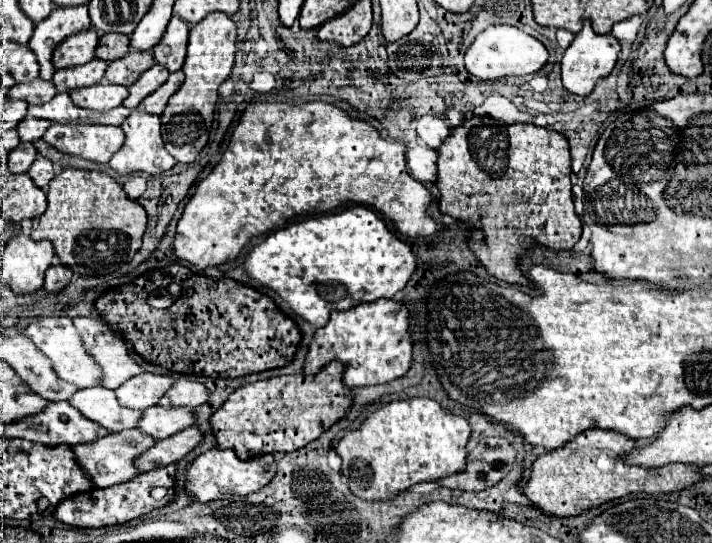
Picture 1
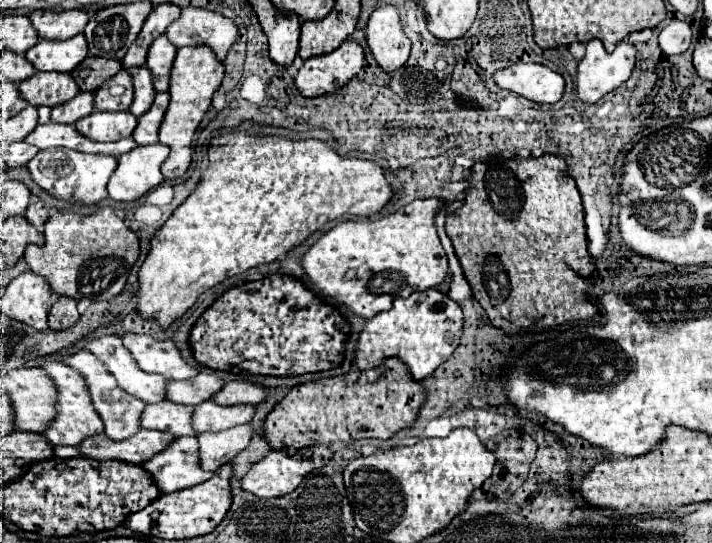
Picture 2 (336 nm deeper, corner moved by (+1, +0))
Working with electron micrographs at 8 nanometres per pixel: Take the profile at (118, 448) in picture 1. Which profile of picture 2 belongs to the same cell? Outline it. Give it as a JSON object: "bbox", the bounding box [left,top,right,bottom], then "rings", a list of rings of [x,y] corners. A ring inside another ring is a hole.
{"bbox":[141,436,213,494],"rings":[[[181,436],[165,452],[141,464],[163,494],[193,488],[213,476],[199,466],[199,442],[195,436]]]}

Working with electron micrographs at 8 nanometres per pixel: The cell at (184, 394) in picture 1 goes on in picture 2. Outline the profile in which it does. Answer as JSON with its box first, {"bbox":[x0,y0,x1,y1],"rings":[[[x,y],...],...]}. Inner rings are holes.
{"bbox":[213,382,267,406],"rings":[[[227,382],[219,396],[213,396],[217,404],[233,406],[233,404],[261,404],[267,400],[265,388],[255,382]]]}

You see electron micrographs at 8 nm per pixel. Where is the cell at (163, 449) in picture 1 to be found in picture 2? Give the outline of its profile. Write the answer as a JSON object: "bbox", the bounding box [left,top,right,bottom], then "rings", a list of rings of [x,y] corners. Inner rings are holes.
{"bbox":[197,424,253,472],"rings":[[[243,424],[237,428],[229,428],[225,432],[213,434],[197,434],[201,468],[215,472],[219,466],[231,462],[241,450],[245,450],[253,438],[253,426]]]}

